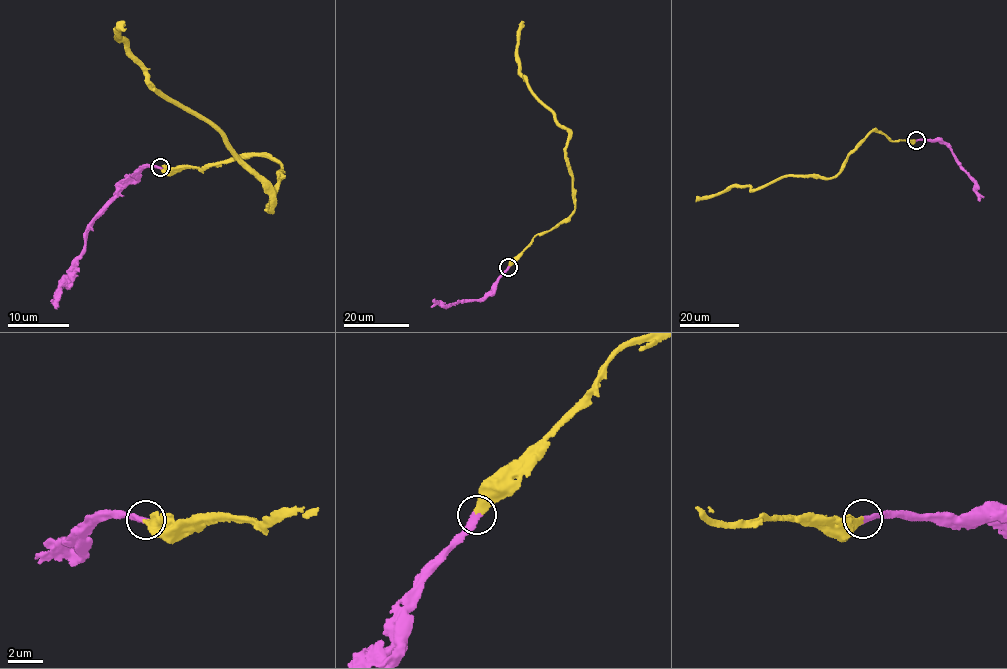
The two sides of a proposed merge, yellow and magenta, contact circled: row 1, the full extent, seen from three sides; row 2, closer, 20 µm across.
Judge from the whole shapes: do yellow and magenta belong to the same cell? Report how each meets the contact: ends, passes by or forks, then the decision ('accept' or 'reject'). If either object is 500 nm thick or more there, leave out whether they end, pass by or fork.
yellow ends there; magenta ends there; accept

